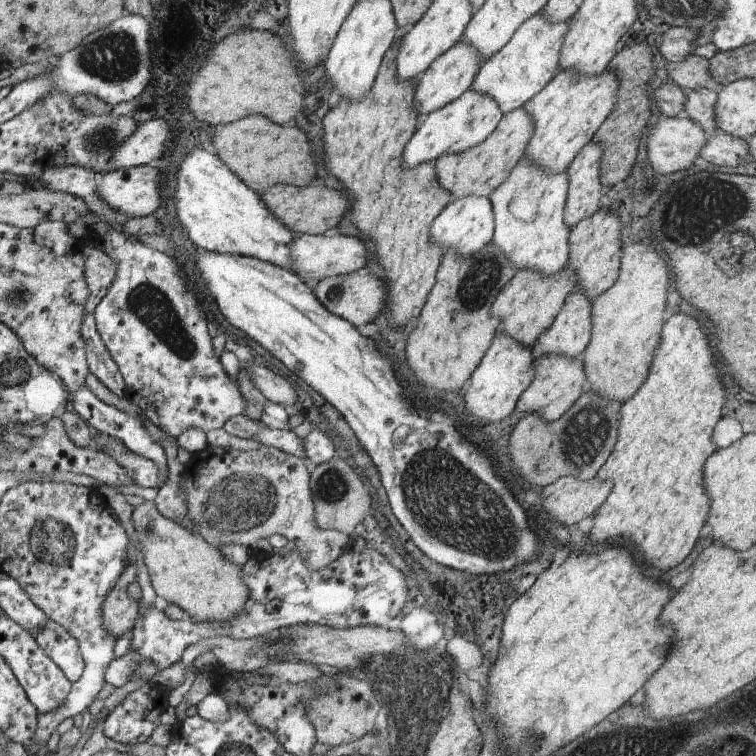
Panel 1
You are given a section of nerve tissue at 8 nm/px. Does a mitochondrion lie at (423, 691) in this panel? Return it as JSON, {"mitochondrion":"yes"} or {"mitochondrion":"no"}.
{"mitochondrion":"yes"}

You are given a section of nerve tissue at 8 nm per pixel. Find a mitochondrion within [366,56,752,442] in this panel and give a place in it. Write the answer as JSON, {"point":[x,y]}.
{"point":[708,207]}

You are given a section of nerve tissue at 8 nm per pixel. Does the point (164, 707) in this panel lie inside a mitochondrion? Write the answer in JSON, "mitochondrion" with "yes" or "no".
{"mitochondrion":"no"}

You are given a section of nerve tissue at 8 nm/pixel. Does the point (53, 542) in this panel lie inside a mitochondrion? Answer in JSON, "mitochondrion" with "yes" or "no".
{"mitochondrion":"yes"}

